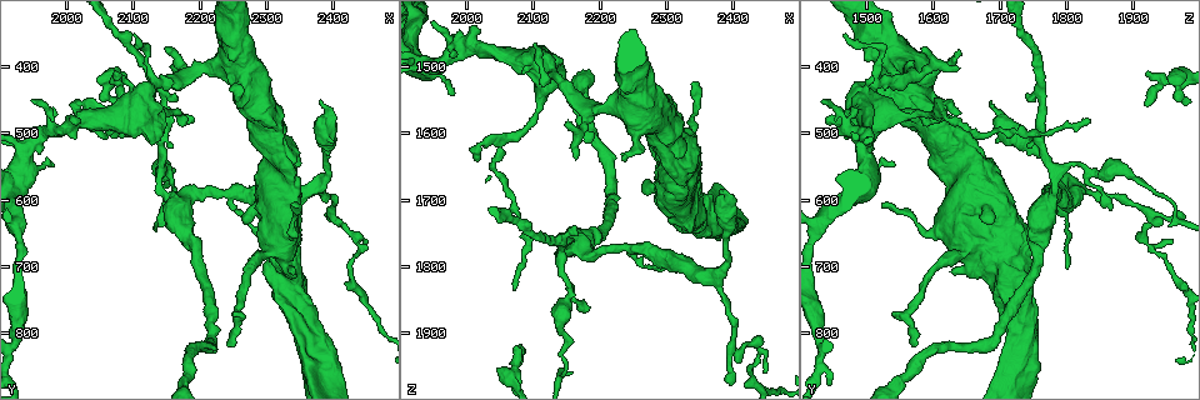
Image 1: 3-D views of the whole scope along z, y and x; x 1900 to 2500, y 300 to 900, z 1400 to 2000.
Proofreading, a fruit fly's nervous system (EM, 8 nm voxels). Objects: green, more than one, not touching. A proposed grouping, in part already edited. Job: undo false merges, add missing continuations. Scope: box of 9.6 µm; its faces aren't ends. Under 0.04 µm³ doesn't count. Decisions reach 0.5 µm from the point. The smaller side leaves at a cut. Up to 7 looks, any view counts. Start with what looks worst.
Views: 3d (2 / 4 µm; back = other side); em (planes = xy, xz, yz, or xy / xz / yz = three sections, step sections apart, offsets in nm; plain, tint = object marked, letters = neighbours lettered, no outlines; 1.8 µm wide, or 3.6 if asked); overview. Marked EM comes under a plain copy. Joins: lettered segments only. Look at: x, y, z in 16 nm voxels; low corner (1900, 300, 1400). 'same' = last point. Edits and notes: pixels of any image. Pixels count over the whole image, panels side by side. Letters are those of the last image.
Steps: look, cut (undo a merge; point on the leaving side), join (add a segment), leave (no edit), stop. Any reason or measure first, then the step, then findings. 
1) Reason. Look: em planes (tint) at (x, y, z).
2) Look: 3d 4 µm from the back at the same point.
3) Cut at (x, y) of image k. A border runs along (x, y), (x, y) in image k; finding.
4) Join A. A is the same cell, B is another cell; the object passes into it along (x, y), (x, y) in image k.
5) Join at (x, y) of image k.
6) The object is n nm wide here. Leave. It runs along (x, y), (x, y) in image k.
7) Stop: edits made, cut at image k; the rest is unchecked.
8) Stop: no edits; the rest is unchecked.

Branch stops here. Look: em xz step 4 (letters) at (2010, 475, 1635).

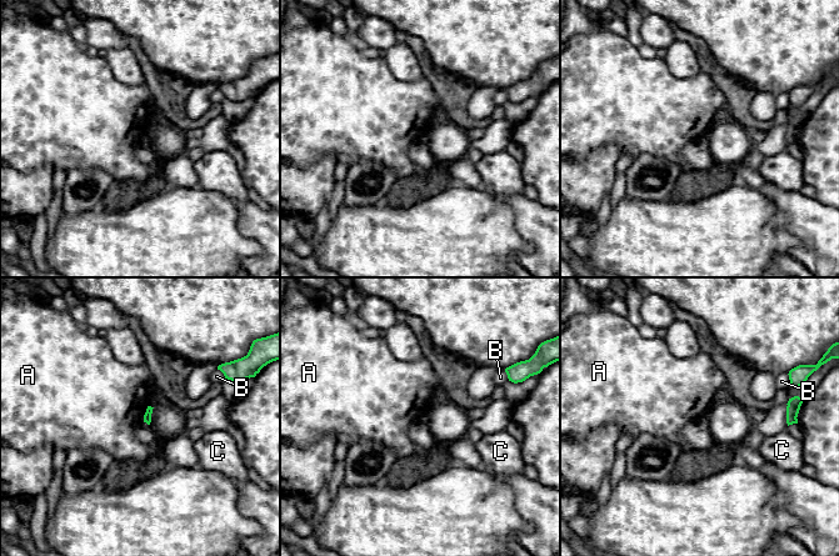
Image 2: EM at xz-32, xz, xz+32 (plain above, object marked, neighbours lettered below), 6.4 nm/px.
Another direction. Look: em planes (letters) at the same point.

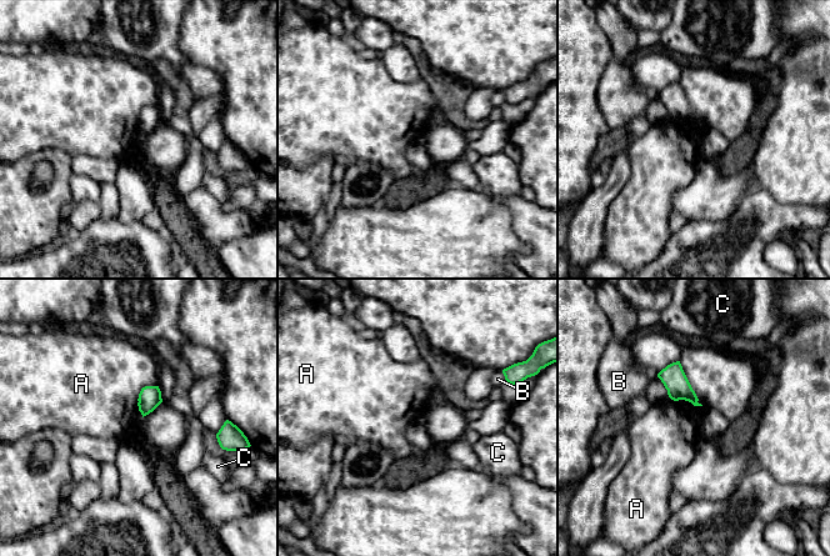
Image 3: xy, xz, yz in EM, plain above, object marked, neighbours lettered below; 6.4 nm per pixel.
Leave. A, B and C are other cells; none of them fits.

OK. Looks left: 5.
Free end. Look: 3d 4 µm from the back at (2245, 820, 1575).

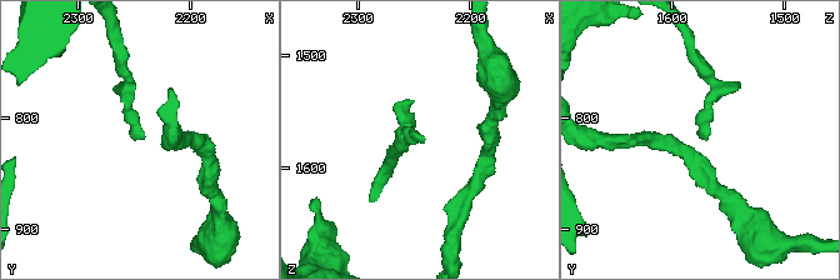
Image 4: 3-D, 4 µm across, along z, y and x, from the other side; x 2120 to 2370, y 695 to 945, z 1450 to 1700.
Look: em planes (letters) at (2240, 816, 1574).

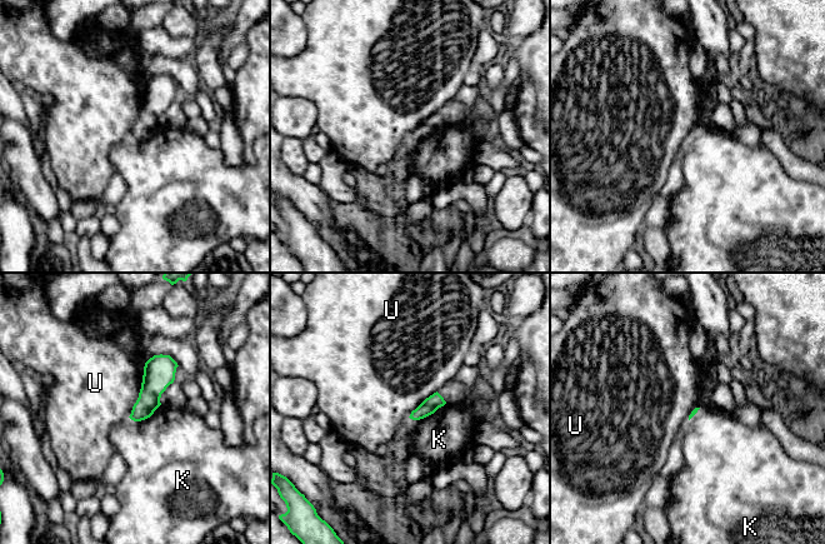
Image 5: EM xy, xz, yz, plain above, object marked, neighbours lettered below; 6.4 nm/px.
Leave. K and U are other cells; a border runs along (144, 369), (139, 397), (128, 417) in image 5; no lettered segment goes on from it.

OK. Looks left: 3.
Thick turns thin. Look: 3d 4 µm at (1940, 525, 1495).

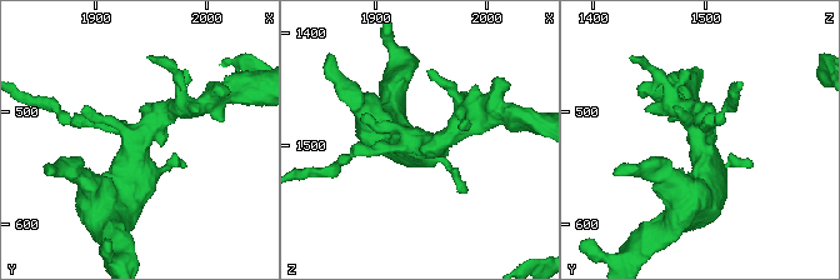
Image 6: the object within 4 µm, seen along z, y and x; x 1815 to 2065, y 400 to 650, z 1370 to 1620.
Look: em xz step 8 (tint) at (1940, 522, 1498).

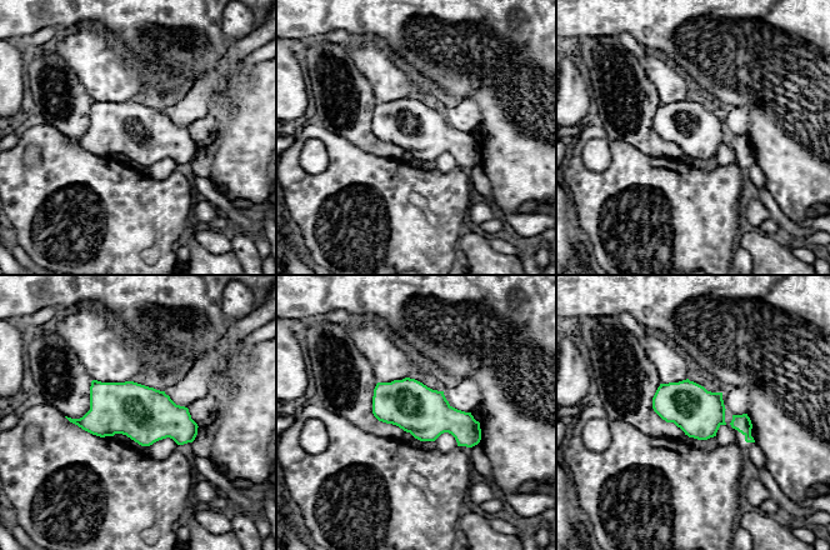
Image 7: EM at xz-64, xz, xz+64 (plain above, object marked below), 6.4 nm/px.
Look: em planes (letters) at the same point.

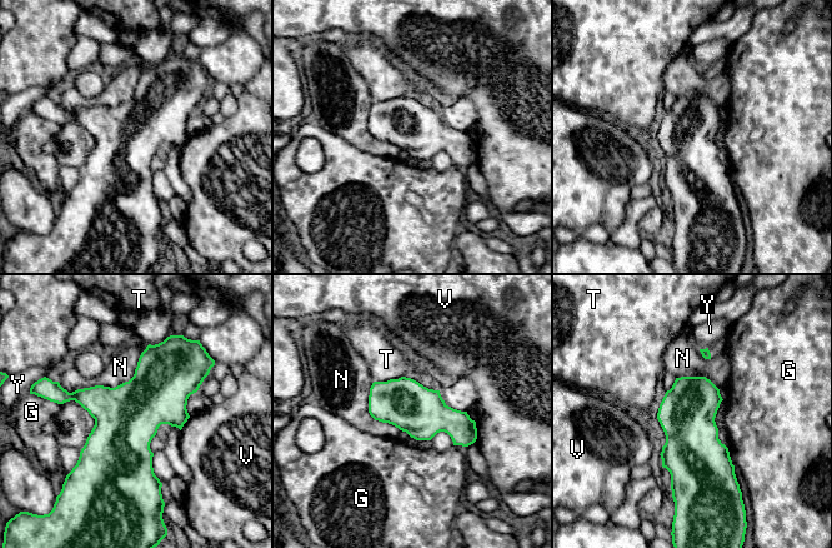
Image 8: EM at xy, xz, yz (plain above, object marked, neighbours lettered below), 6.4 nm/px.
The longest contact is with N, 650 nm. Leave. G, N, T, V and Y are other cells; one neuron here.

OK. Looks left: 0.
Stop: no edits; the rest is unchecked.

